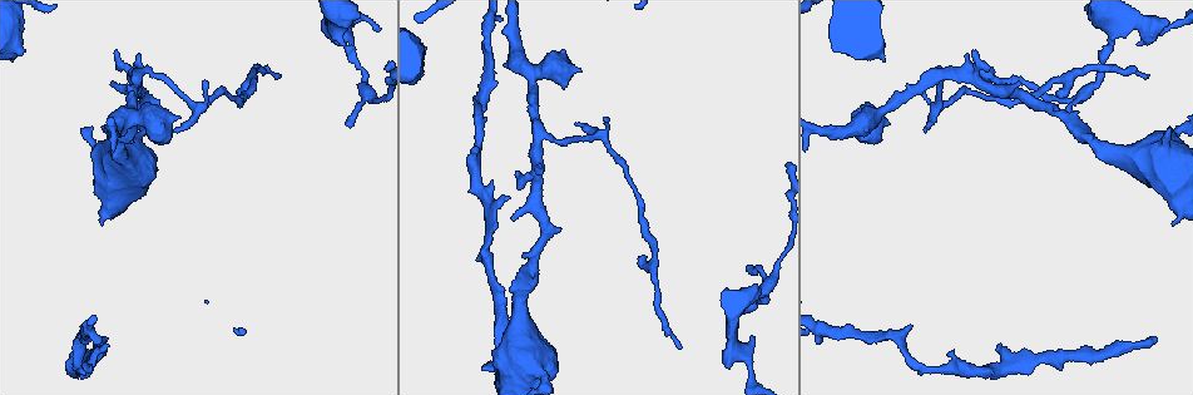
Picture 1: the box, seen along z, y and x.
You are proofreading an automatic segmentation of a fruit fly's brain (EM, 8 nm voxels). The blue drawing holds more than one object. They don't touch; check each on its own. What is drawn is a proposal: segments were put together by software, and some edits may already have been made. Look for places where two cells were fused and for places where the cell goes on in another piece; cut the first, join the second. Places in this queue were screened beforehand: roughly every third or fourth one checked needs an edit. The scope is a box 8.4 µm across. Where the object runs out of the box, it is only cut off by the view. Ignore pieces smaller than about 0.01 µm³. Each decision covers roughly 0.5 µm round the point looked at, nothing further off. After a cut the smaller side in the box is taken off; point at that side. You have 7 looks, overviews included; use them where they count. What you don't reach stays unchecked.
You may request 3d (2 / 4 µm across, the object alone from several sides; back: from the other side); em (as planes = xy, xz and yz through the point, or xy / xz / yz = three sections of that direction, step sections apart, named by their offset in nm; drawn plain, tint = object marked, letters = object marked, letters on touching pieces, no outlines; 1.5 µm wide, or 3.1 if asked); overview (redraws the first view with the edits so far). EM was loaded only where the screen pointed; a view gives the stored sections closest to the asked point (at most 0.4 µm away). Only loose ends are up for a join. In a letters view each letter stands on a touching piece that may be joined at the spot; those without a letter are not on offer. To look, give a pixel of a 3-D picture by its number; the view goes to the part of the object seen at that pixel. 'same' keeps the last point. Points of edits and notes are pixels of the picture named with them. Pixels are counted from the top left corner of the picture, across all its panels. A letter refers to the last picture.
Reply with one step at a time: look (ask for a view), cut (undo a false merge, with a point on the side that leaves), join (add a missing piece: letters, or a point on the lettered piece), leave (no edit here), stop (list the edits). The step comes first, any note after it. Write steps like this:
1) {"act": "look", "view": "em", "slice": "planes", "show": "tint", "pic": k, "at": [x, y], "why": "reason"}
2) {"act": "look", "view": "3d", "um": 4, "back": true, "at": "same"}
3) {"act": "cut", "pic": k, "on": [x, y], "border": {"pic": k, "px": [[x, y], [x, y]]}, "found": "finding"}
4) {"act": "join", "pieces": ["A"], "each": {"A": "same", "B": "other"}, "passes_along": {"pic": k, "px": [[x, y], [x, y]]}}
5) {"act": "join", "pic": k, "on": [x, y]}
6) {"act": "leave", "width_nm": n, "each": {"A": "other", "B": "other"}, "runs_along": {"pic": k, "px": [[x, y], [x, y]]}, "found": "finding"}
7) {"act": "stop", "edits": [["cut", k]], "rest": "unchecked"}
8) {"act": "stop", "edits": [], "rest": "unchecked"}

{"act": "look", "view": "em", "slice": "xz", "step": 4, "show": "tint", "pic": 1, "at": [107, 337], "why": "branch stops here"}

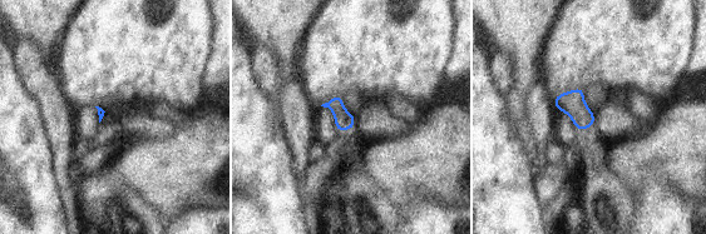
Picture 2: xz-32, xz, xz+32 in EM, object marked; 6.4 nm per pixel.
{"act": "look", "view": "em", "slice": "xz", "step": 4, "show": "letters", "at": "same"}

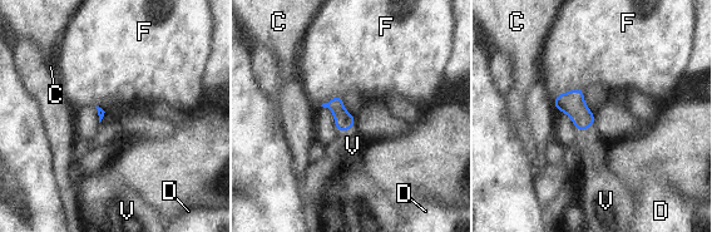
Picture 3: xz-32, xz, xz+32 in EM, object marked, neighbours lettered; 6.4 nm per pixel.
{"act": "join", "pieces": ["V"], "each": {"C": "other", "D": "other", "F": "other", "V": "same"}, "passes_along": {"pic": 3, "px": [[572, 103], [584, 129], [592, 164]]}, "found": "it goes on there"}

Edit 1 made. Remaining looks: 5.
{"act": "look", "view": "3d", "um": 2, "pic": 1, "at": [1059, 97], "why": "tapers out"}

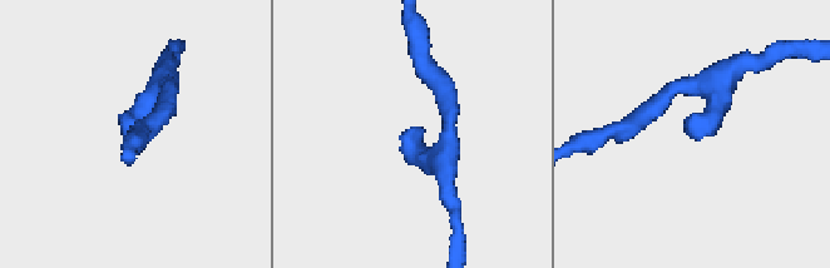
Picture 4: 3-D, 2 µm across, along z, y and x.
{"act": "look", "view": "em", "slice": "planes", "show": "letters", "pic": 4, "at": [420, 129]}

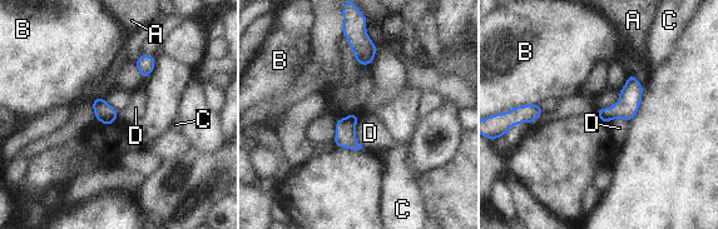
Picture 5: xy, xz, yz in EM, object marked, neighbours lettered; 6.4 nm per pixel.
{"act": "leave", "each": {"A": "other", "B": "other", "C": "other", "D": "other"}, "border": {"pic": 5, "px": [[358, 117], [355, 139], [364, 148]]}, "found": "no lettered piece goes on from it"}

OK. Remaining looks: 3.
{"act": "look", "view": "em", "slice": "planes", "show": "letters", "pic": 1, "at": [359, 67], "why": "narrows sharply"}

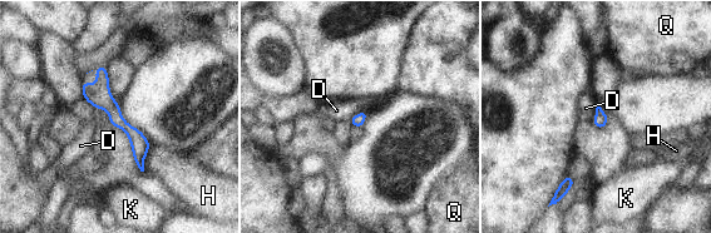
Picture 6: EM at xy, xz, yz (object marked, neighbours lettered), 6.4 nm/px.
{"act": "leave", "width_nm": 80, "each": {"D": "other", "H": "other", "K": "other", "Q": "other"}, "runs_along": {"pic": 6, "px": [[102, 69], [141, 164]]}, "found": "all the same cell"}

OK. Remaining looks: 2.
{"act": "stop", "edits": [["join", 3]], "rest": "unchecked"}

